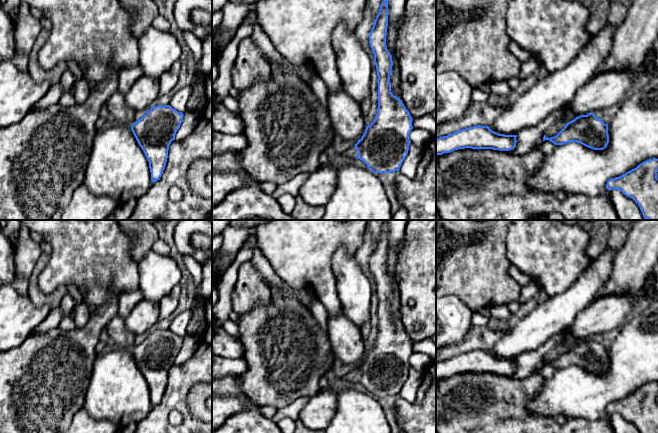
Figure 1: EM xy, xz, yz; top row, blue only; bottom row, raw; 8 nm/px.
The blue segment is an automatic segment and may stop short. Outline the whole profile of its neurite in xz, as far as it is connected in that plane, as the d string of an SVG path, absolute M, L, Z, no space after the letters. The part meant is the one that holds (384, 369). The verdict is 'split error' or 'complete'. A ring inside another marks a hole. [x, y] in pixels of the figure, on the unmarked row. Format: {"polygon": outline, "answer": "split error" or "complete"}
{"polygon": "M388 220L381 227L380 234L369 259L369 268L374 278L377 294L378 332L373 346L366 350L365 356L358 366L348 372L341 381L343 383L360 383L373 397L390 397L399 395L409 375L411 367L409 358L413 353L412 341L402 324L391 316L390 297L392 296L392 280L386 270L388 250Z", "answer": "split error"}

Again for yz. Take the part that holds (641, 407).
{"polygon": "M658 383L639 388L625 398L607 405L607 414L617 413L632 422L640 433L658 433Z", "answer": "complete"}

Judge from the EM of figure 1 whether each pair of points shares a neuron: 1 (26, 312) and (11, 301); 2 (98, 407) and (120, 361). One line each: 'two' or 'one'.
1: one
2: one

